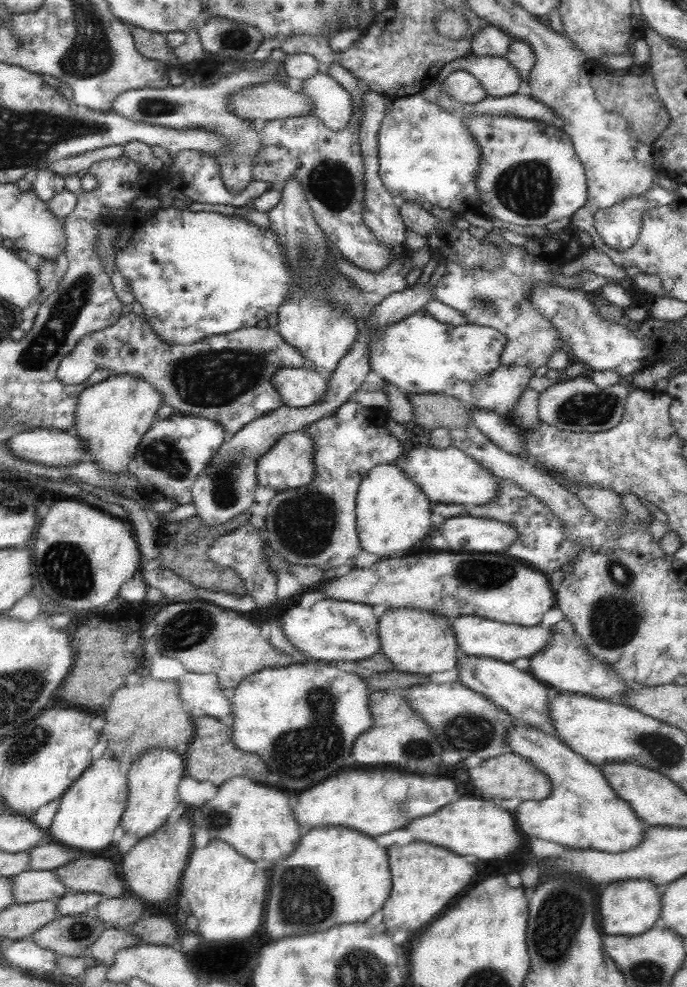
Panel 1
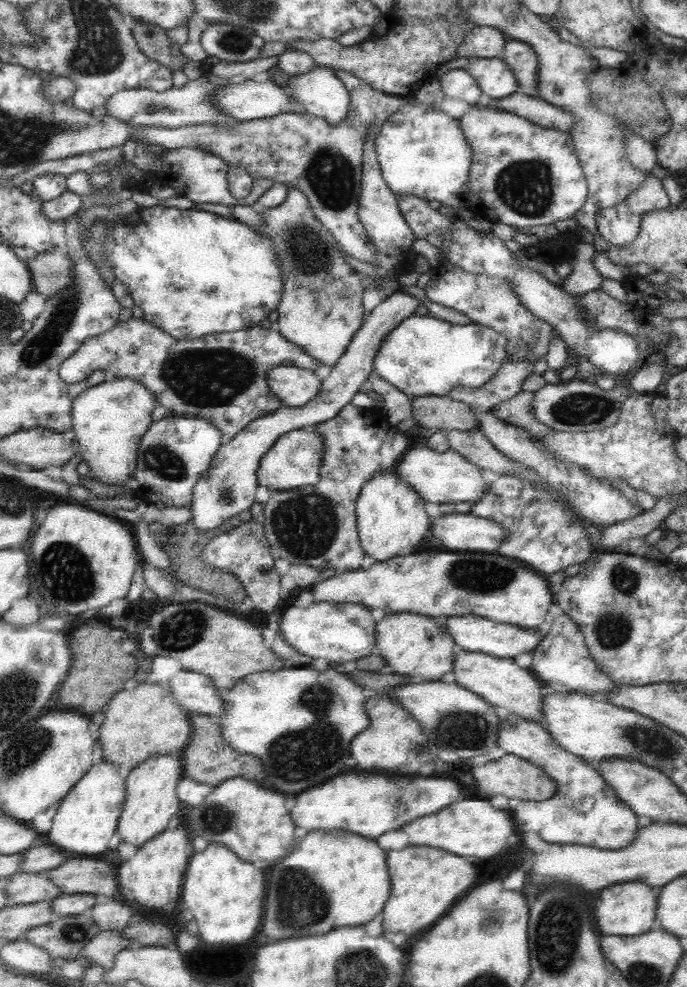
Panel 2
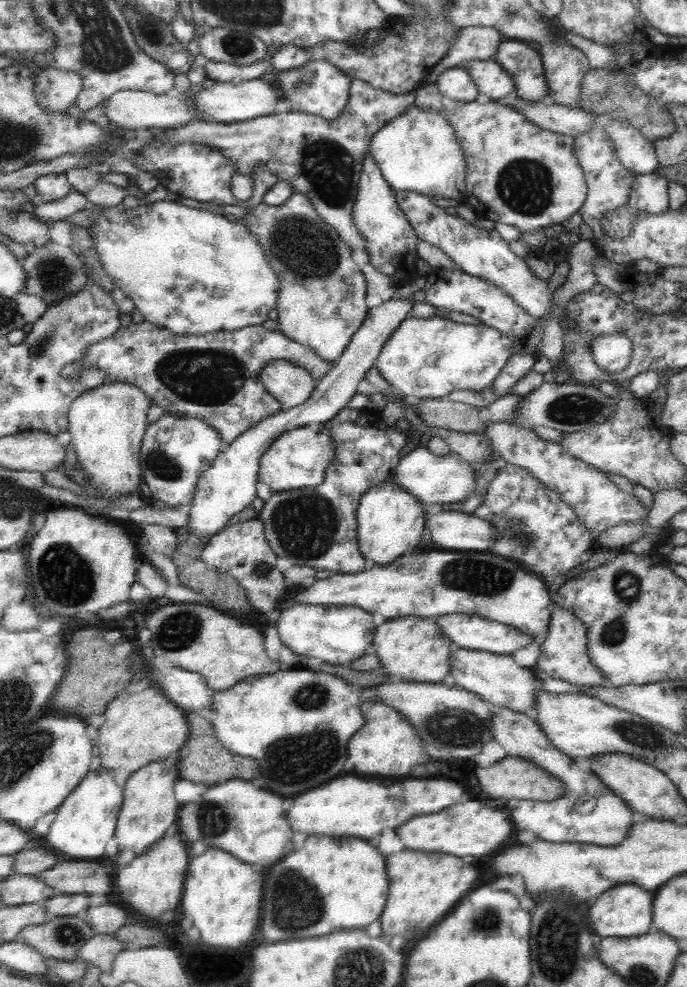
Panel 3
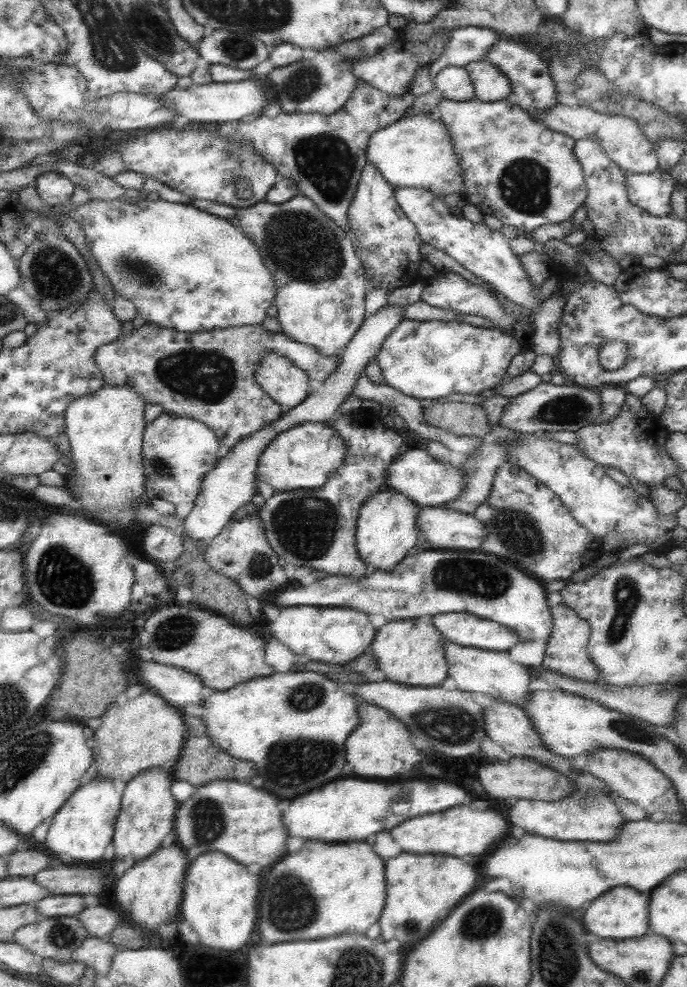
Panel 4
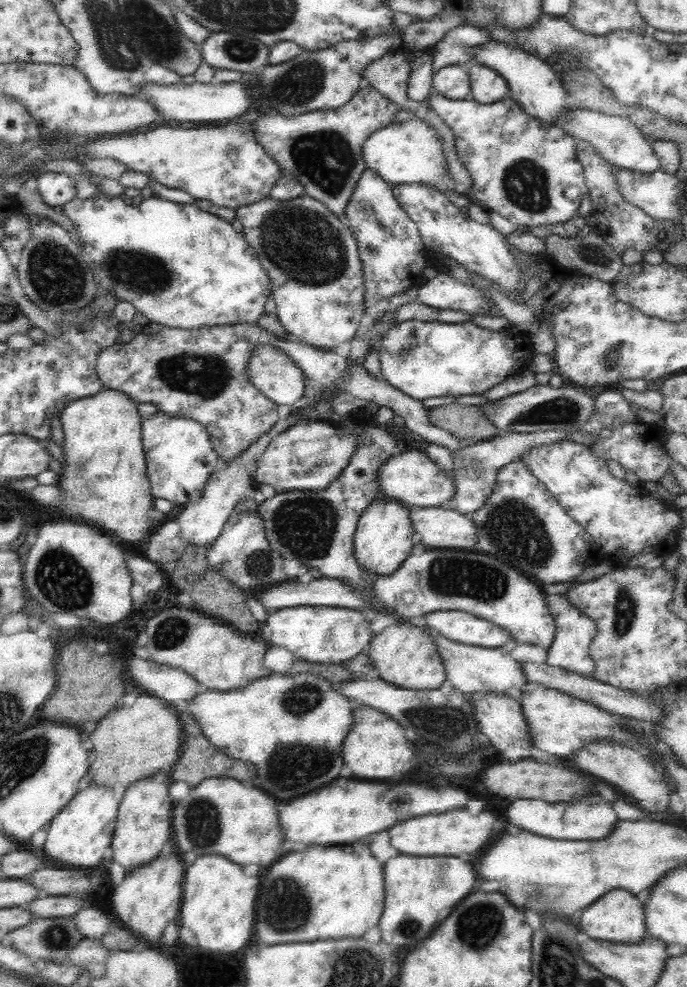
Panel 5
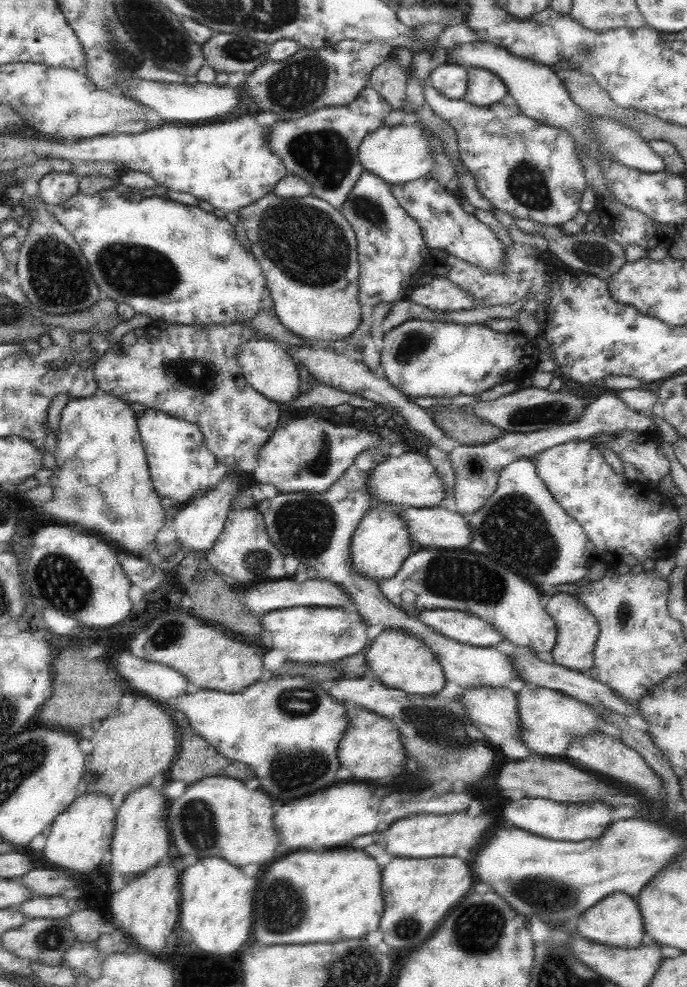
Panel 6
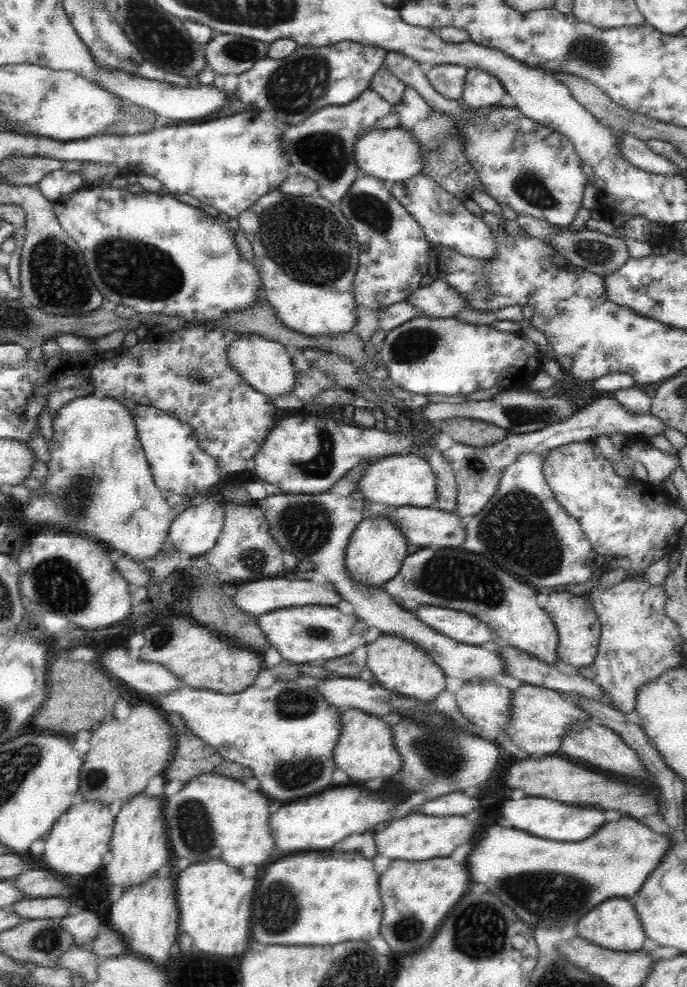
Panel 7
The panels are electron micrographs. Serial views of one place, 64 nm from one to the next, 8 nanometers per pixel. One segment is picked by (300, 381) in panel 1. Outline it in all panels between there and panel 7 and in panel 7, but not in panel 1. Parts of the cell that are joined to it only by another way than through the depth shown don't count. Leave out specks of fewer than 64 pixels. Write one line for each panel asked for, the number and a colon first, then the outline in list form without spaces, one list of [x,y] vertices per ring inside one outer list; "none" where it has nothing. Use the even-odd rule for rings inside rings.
2: [[[275,366],[267,372],[269,390],[285,408],[301,408],[311,402],[321,388],[319,378],[305,368]]]
3: [[[285,360],[269,362],[269,366],[261,372],[261,382],[273,400],[277,400],[281,412],[301,406],[313,394],[317,384],[309,370],[293,366]]]
4: [[[267,354],[255,368],[255,382],[279,406],[293,410],[305,402],[309,390],[309,376],[305,370],[293,366],[291,360],[277,354]]]
5: [[[257,346],[253,350],[247,364],[247,376],[249,382],[277,408],[293,408],[293,404],[303,398],[307,388],[303,370],[275,346]]]
6: [[[251,340],[245,342],[239,348],[239,366],[243,372],[245,382],[257,390],[261,396],[271,400],[277,406],[291,406],[293,400],[301,394],[301,382],[299,382],[299,366],[297,362],[289,356],[285,346],[269,342],[269,340]]]
7: [[[243,336],[237,338],[235,342],[229,344],[227,348],[227,358],[229,364],[241,374],[241,378],[257,392],[269,396],[271,400],[275,400],[277,396],[289,396],[295,388],[295,364],[291,362],[291,350],[285,348],[283,344],[277,342],[269,342],[257,336]]]

